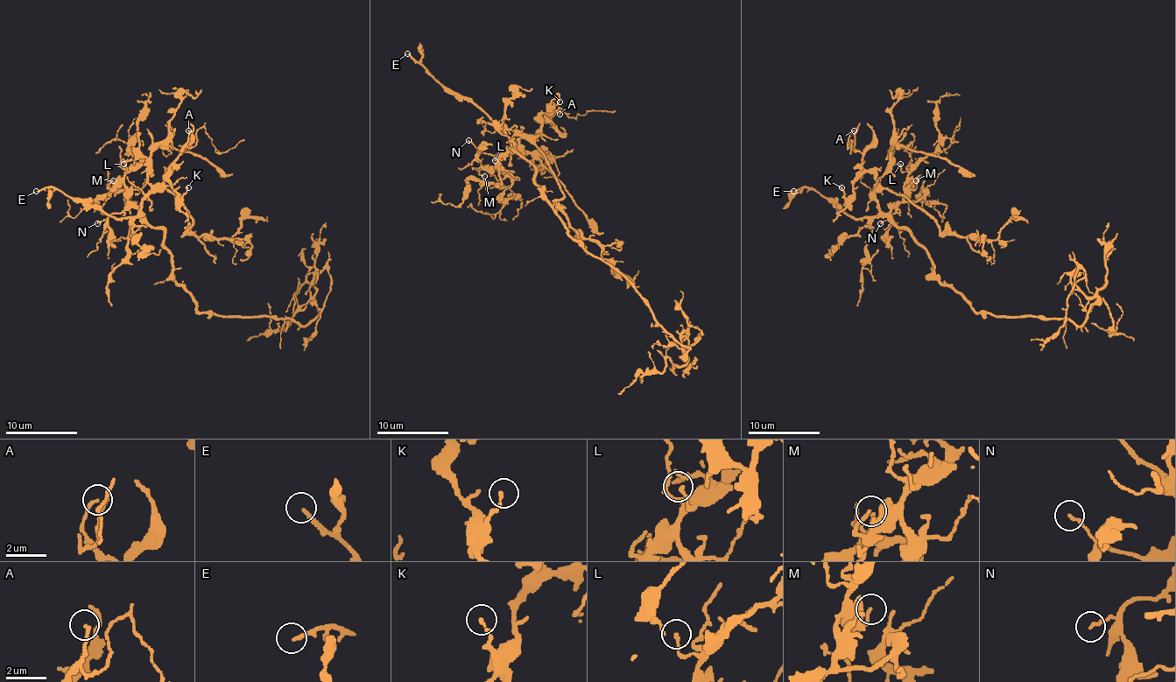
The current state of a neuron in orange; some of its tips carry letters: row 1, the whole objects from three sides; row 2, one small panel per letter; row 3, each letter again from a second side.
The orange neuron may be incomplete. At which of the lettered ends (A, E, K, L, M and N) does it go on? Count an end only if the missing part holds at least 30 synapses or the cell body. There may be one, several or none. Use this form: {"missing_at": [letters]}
{"missing_at": ["E"]}

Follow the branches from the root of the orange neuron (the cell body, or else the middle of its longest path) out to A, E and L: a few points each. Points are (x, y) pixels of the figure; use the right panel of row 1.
A: (952, 289), (940, 280), (930, 255), (916, 239), (880, 210), (875, 177), (848, 141), (854, 130)
E: (952, 289), (940, 280), (930, 255), (907, 230), (891, 220), (854, 217), (813, 189), (800, 187), (793, 191)
L: (952, 289), (940, 280), (930, 255), (891, 217), (891, 210), (904, 198), (904, 184), (909, 173), (900, 164)

